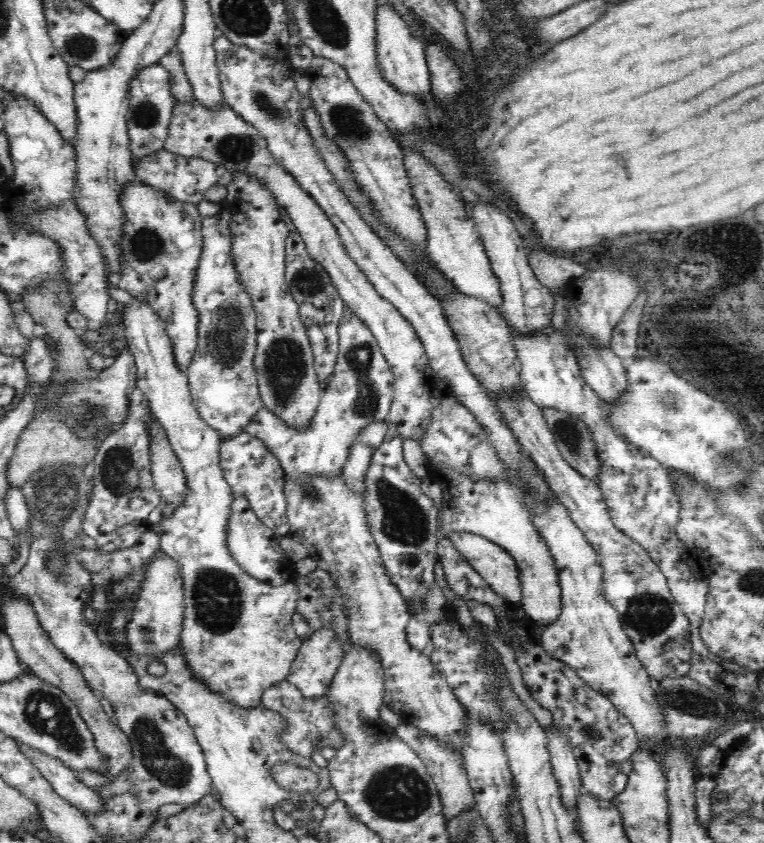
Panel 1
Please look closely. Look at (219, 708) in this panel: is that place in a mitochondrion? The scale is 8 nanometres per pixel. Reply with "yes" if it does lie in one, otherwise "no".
no

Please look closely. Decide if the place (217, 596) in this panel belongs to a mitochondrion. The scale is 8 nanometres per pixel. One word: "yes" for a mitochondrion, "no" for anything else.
yes

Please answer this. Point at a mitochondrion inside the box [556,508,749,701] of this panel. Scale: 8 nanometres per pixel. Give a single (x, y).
(651, 614)

